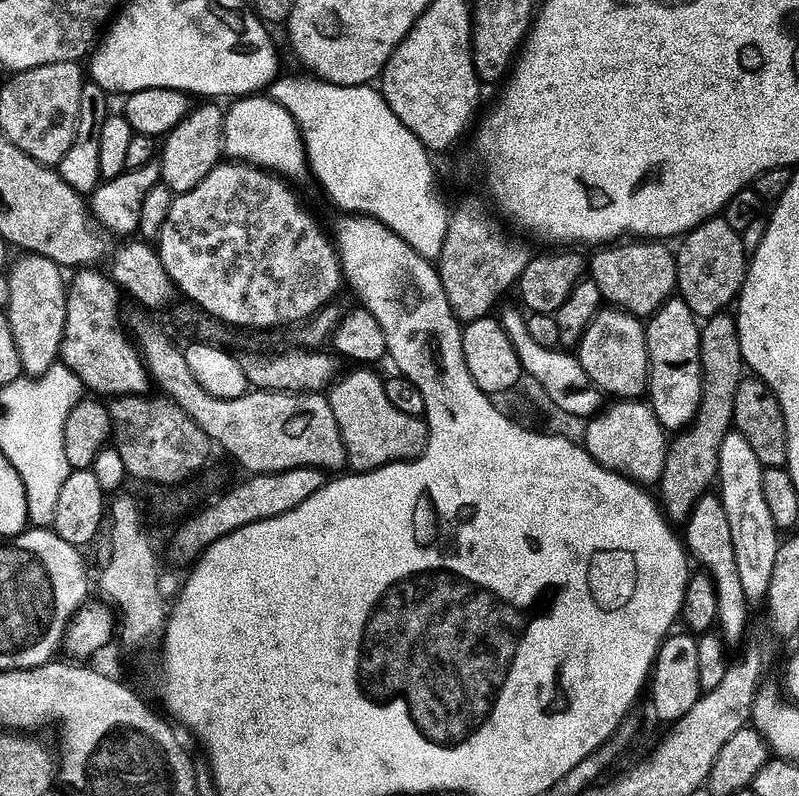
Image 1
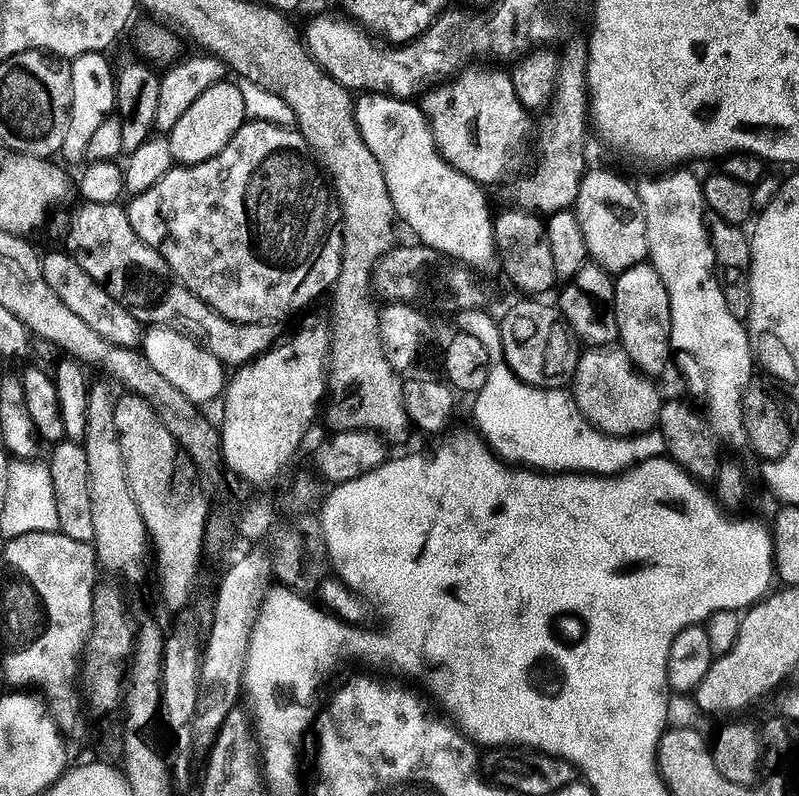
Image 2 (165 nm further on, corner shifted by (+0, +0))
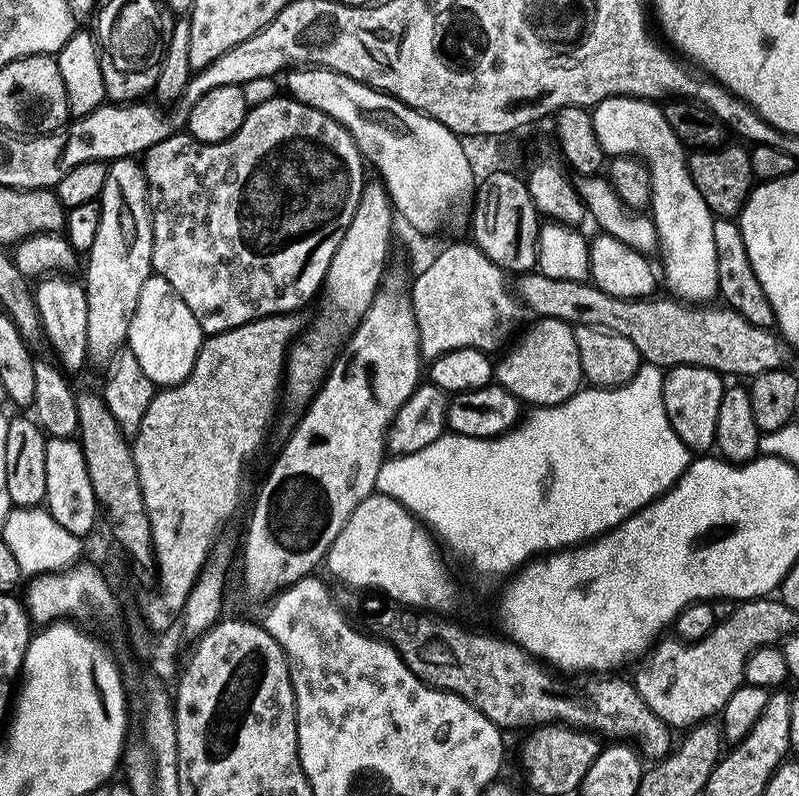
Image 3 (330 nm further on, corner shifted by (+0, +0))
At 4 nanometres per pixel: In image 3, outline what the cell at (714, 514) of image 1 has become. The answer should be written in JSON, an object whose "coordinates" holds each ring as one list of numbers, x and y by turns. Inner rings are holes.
{"coordinates":[[709,368,671,369,664,378,664,405,670,418,670,426,674,426,674,434,682,438,682,442,693,454,708,454,716,447,718,434,718,409,722,406,725,377]]}

